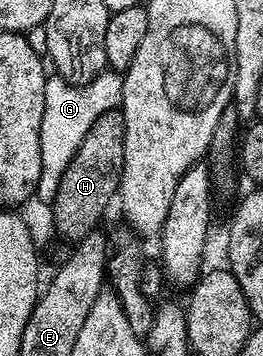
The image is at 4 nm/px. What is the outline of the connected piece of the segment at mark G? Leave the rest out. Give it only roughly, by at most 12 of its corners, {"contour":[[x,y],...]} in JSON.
{"contour":[[119,72],[73,83],[46,80],[42,175],[36,197],[50,203],[62,171],[124,96]]}

